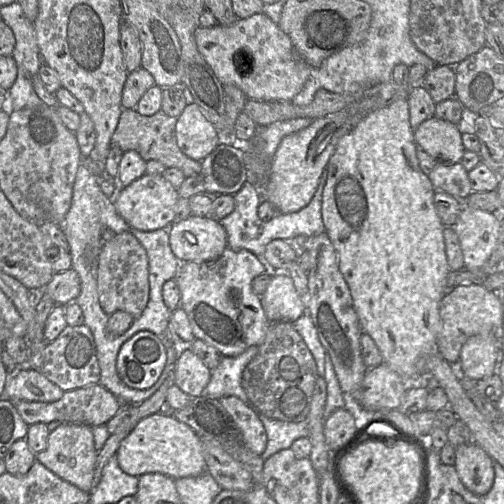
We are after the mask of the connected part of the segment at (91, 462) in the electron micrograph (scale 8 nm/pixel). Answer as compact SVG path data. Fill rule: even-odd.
M62 423L49 433L47 447L36 454L35 458L59 478L84 492L90 492L97 455L92 429L89 426Z

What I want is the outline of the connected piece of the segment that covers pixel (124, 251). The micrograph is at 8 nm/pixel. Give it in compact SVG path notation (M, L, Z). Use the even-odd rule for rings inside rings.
M131 232L116 234L109 242L103 244L98 255L96 280L99 303L106 314L111 315L116 311L125 311L134 318L138 318L142 314L149 299L148 257L145 248Z

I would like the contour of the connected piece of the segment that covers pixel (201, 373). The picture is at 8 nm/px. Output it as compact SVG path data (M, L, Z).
M181 347L173 370L175 385L192 397L202 396L211 378L211 370L190 349Z

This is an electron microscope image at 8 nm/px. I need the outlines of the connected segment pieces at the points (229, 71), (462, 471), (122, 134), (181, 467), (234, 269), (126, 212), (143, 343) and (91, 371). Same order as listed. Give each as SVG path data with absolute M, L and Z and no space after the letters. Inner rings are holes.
M263 13L238 19L229 26L198 27L197 48L223 85L238 87L248 99L292 101L303 89L313 67L296 52L291 39Z
M474 442L455 448L455 469L463 485L473 494L484 495L494 483L493 459Z
M135 109L122 110L117 127L111 138L111 146L117 146L123 152L136 151L146 162L158 160L166 168L178 168L184 173L186 178L198 175L201 172L201 161L193 160L179 148L175 132L176 121L176 117L167 115L162 109L152 116L140 115Z
M165 411L142 419L121 442L117 452L120 469L139 477L146 473L161 473L174 480L199 476L206 471L202 441L192 428Z
M230 247L215 260L181 262L173 279L181 293L180 307L188 316L195 338L228 357L235 357L250 346L259 346L270 321L260 296L252 290L252 281L264 272L266 266L254 253L246 249L234 251Z
M144 174L121 189L114 206L129 227L147 232L161 228L168 229L173 224L179 198L178 190L163 175Z
M142 330L121 346L116 368L120 379L129 387L144 390L161 376L167 353L158 335Z
M85 324L78 326L67 325L53 342L45 345L39 372L64 392L98 384L100 367L94 336L89 327Z

